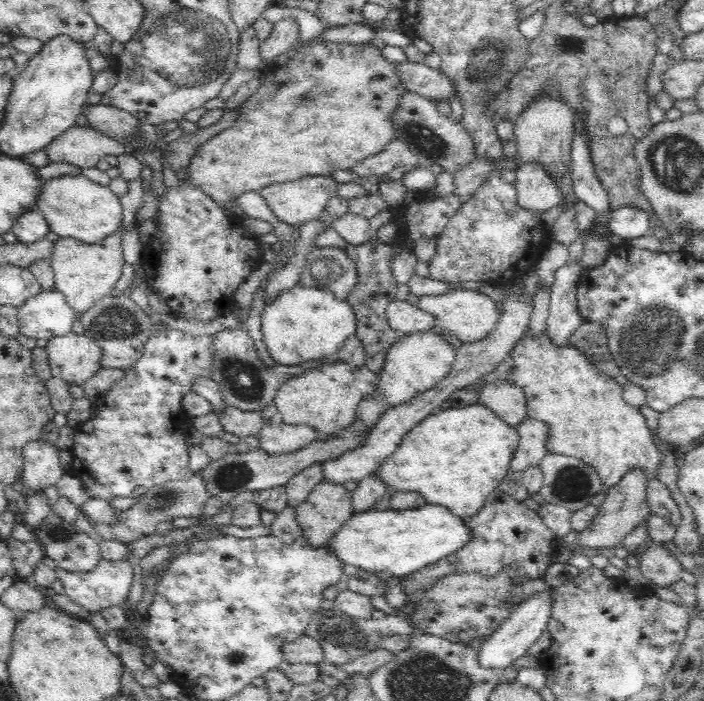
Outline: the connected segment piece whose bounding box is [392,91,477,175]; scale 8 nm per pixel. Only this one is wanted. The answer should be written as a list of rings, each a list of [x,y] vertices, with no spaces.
[[[407,91],[400,96],[398,108],[392,114],[394,123],[394,135],[396,138],[406,142],[408,146],[430,165],[438,164],[443,172],[458,172],[464,168],[468,162],[476,159],[476,147],[474,139],[468,134],[468,129],[461,121],[456,121],[454,117],[444,116],[438,111],[434,101],[424,98],[415,92]]]

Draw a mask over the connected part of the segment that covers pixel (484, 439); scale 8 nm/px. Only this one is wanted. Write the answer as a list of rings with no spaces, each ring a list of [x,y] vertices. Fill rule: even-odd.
[[[478,403],[466,408],[450,407],[428,416],[406,434],[396,452],[374,475],[392,492],[420,493],[428,504],[446,506],[465,520],[474,516],[490,493],[499,488],[511,468],[519,442],[517,428],[501,420],[487,406]]]

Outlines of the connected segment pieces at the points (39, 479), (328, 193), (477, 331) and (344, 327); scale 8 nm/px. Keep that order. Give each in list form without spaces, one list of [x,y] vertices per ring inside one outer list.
[[[42,438],[28,443],[23,449],[24,463],[19,479],[25,492],[43,492],[66,474],[59,460],[60,449],[55,444],[44,443]]]
[[[308,175],[298,180],[266,186],[259,192],[280,222],[300,225],[318,218],[324,212],[330,198],[338,196],[338,185],[339,182],[332,177]]]
[[[454,289],[446,294],[420,296],[417,306],[434,315],[434,326],[439,332],[451,333],[462,343],[473,343],[486,338],[501,317],[501,308],[490,296],[475,290]]]
[[[300,286],[284,290],[274,302],[266,303],[261,316],[261,331],[269,355],[277,364],[296,366],[308,360],[333,358],[357,331],[354,309],[330,290]]]

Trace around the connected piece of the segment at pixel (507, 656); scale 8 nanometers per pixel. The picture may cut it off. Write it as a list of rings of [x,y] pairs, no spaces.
[[[550,591],[532,594],[518,604],[514,608],[514,612],[496,628],[496,632],[486,642],[482,642],[478,652],[479,664],[483,668],[502,670],[511,666],[514,660],[518,660],[517,658],[526,655],[526,652],[532,648],[532,644],[536,644],[538,638],[542,636],[542,632],[547,629],[548,620],[552,616],[552,604],[554,604],[554,597]]]

